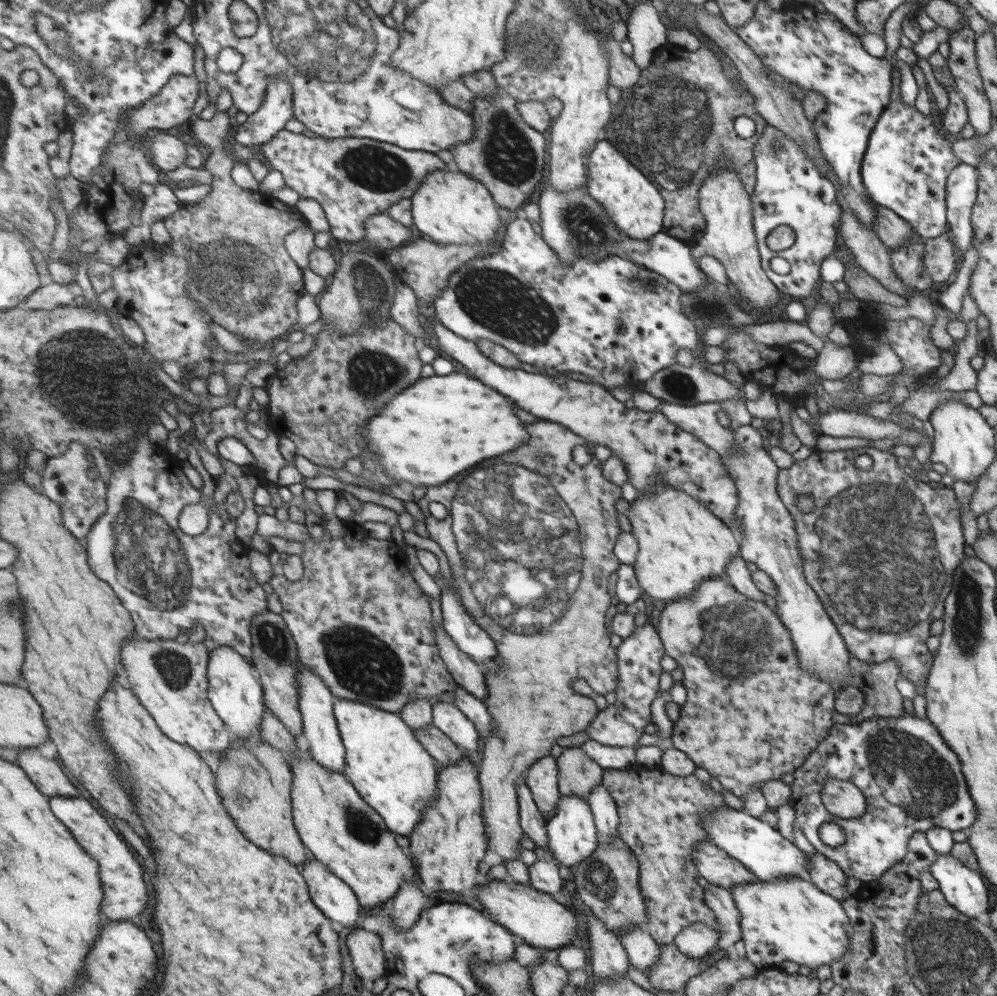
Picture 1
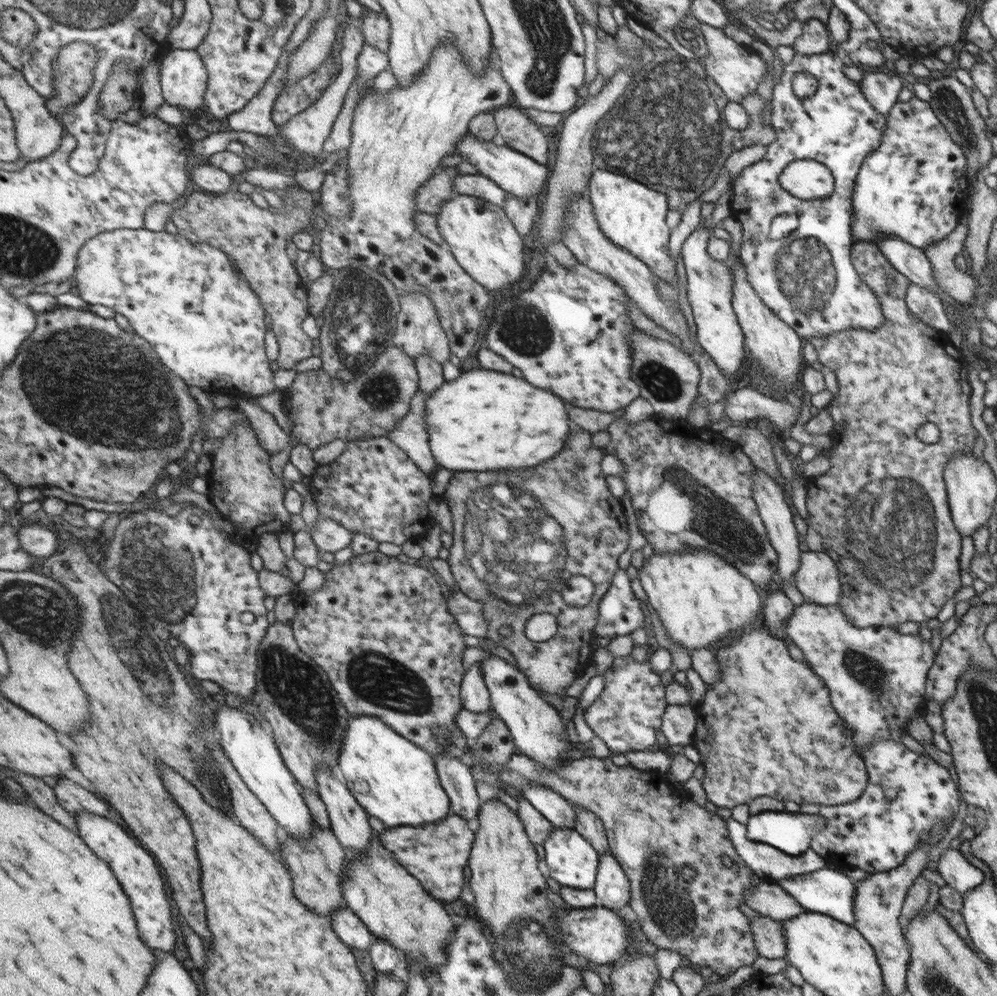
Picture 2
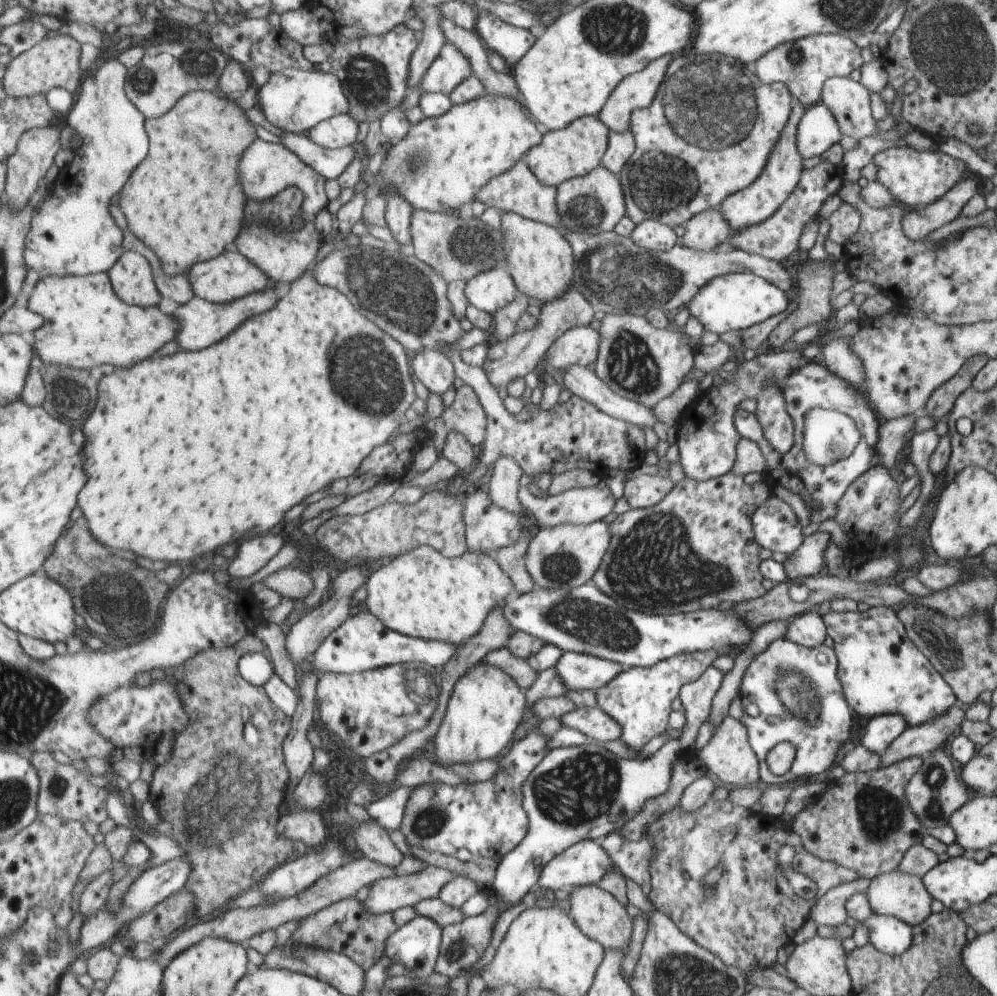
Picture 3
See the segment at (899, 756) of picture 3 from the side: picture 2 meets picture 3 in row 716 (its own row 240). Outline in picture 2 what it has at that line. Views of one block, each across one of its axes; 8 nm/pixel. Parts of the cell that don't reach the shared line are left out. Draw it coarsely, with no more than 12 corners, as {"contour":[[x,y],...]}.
{"contour":[[968,219],[923,250],[938,287],[967,308],[975,276],[955,265],[964,254]]}

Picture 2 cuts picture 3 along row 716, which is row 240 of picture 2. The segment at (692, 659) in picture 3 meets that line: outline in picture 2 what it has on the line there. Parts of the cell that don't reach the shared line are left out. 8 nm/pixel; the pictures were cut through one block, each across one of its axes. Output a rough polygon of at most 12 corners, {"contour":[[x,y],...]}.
{"contour":[[596,168],[586,190],[603,233],[678,286],[667,196]]}

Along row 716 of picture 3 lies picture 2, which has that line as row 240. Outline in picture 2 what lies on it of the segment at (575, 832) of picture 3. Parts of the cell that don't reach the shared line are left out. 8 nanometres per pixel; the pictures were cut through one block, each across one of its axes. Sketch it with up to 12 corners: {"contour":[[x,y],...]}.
{"contour":[[711,225],[684,241],[700,346],[734,380],[744,333],[729,261],[707,251]]}

